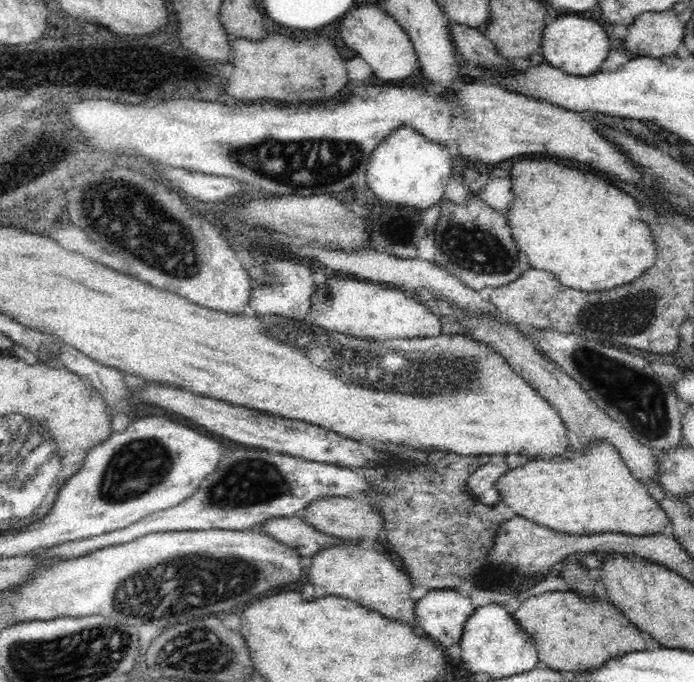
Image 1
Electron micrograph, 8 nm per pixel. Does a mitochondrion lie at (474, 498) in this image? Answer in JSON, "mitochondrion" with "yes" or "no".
{"mitochondrion":"no"}

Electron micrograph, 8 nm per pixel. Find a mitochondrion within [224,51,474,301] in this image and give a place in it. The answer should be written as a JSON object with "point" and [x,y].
{"point":[397,229]}

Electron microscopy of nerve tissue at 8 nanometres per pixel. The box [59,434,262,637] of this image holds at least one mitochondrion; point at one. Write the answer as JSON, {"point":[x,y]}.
{"point":[138,466]}

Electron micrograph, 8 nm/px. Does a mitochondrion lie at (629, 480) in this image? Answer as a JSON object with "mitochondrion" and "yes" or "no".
{"mitochondrion":"no"}

